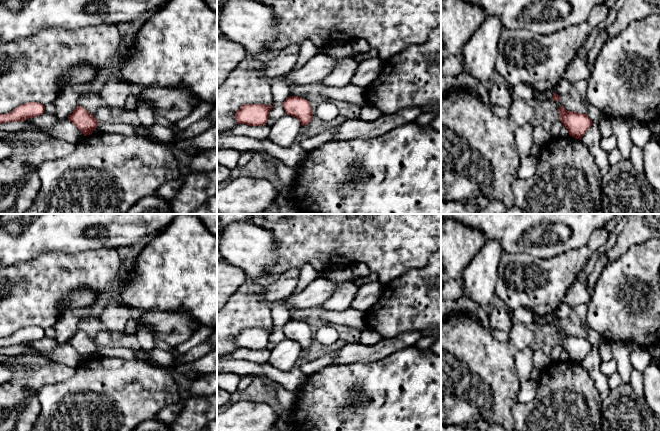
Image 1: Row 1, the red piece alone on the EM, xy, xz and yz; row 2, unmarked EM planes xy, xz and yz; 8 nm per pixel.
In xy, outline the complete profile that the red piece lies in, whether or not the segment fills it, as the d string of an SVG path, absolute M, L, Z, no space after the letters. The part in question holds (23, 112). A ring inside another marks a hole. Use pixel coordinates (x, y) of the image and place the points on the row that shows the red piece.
M29 102L22 104L7 114L0 114L0 124L7 122L22 122L29 118L34 118L42 115L45 111L45 106L38 102Z

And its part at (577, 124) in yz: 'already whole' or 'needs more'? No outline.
already whole

